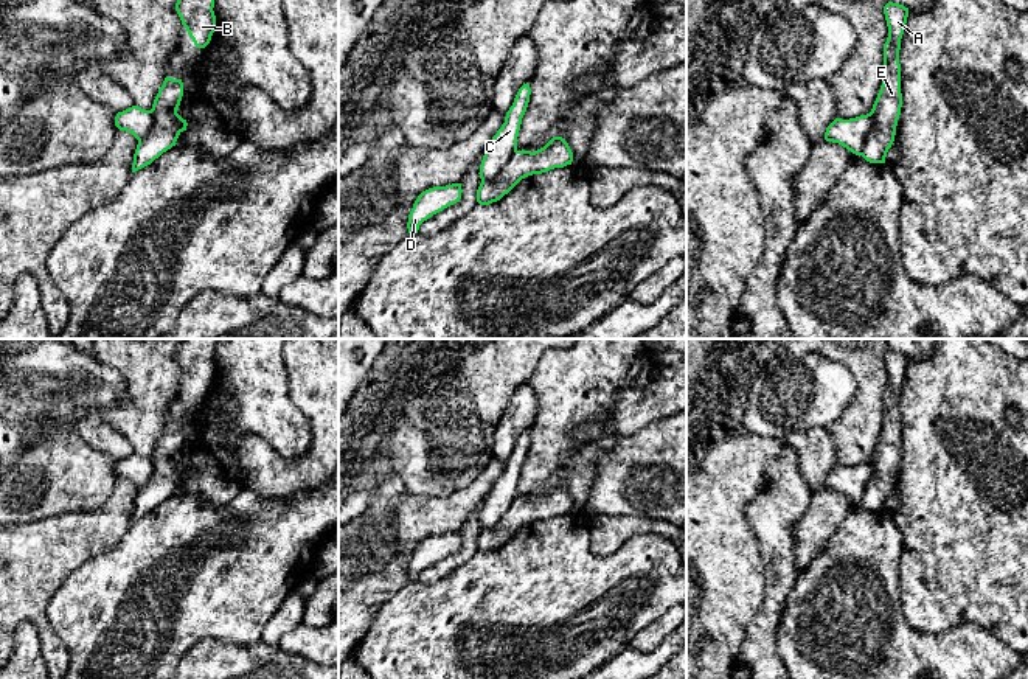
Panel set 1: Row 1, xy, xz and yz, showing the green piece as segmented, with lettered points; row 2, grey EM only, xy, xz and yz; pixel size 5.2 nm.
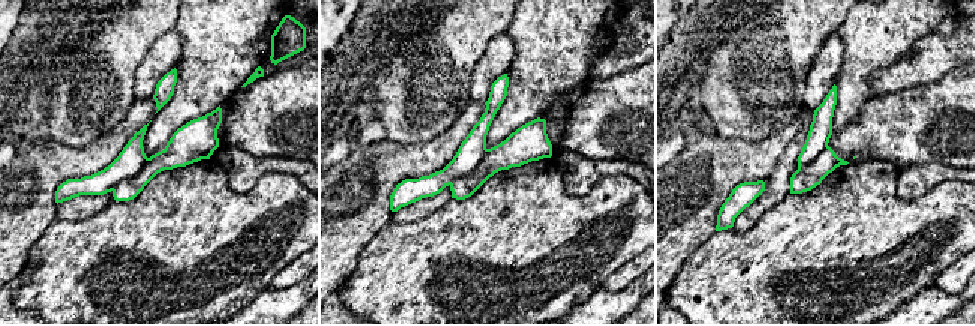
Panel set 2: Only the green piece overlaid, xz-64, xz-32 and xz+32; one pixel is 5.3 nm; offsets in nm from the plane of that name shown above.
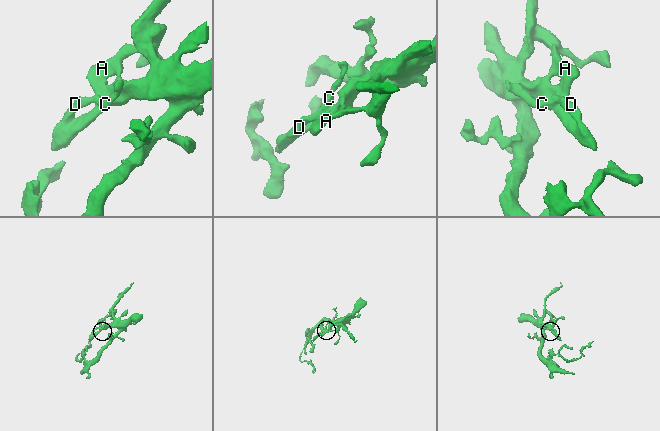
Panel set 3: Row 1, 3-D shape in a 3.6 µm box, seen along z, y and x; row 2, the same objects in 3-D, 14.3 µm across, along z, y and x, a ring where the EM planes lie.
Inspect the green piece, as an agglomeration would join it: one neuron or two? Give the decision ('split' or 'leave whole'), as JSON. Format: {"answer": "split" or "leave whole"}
{"answer": "leave whole"}

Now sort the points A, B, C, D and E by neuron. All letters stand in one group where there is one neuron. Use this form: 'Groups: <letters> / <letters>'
Groups: A B C D E

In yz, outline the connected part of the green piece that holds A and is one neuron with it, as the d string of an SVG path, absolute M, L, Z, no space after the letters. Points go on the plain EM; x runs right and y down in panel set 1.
M888 350L884 362L888 385L884 392L882 434L873 457L856 466L835 466L825 480L826 489L839 491L870 511L885 511L902 455L899 398L908 356Z

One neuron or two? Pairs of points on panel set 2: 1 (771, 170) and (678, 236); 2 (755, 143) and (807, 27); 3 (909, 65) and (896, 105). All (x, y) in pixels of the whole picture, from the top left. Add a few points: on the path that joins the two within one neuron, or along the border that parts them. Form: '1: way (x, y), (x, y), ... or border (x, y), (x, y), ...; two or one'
1: way (747, 170), (738, 170), (699, 212); one
2: way (762, 114), (798, 56); one
3: border (936, 81), (915, 84), (875, 98); two

